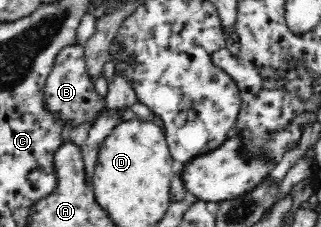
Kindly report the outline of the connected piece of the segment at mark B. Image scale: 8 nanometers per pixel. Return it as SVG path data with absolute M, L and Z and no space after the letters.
M76 43L64 47L46 76L43 87L43 109L55 115L62 125L68 123L72 129L94 123L100 117L100 113L104 113L107 108L106 100L96 91L95 80L88 72L83 45Z

